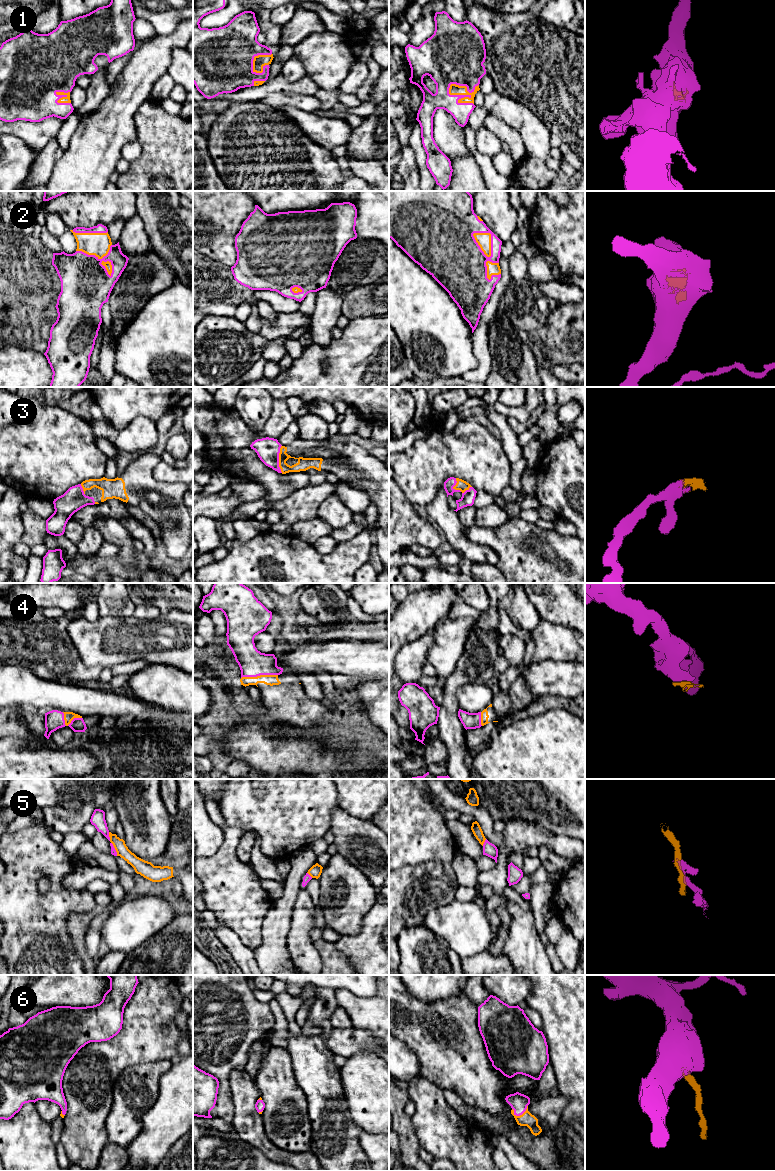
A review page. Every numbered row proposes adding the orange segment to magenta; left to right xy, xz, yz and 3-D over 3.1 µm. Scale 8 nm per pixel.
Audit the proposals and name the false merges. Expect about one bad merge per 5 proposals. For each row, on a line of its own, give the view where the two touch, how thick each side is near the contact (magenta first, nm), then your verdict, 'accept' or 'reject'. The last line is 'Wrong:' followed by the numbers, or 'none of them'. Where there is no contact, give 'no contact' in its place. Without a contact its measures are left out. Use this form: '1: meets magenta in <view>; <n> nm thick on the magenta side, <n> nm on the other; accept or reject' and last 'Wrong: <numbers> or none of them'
1: meets magenta in yz; 340 nm thick on the magenta side, 90 nm on the other; accept
2: meets magenta in xy; 400 nm thick on the magenta side, 190 nm on the other; accept
3: meets magenta in yz; 80 nm thick on the magenta side, 90 nm on the other; accept
4: meets magenta in xz; 220 nm thick on the magenta side, 90 nm on the other; accept
5: meets magenta in xy; 110 nm thick on the magenta side, 100 nm on the other; reject
6: meets magenta in yz; 140 nm thick on the magenta side, 110 nm on the other; accept
Wrong: 5

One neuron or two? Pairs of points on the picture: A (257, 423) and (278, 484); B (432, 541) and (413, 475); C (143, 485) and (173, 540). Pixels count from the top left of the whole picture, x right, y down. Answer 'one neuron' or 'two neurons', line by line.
A: two neurons
B: two neurons
C: one neuron

